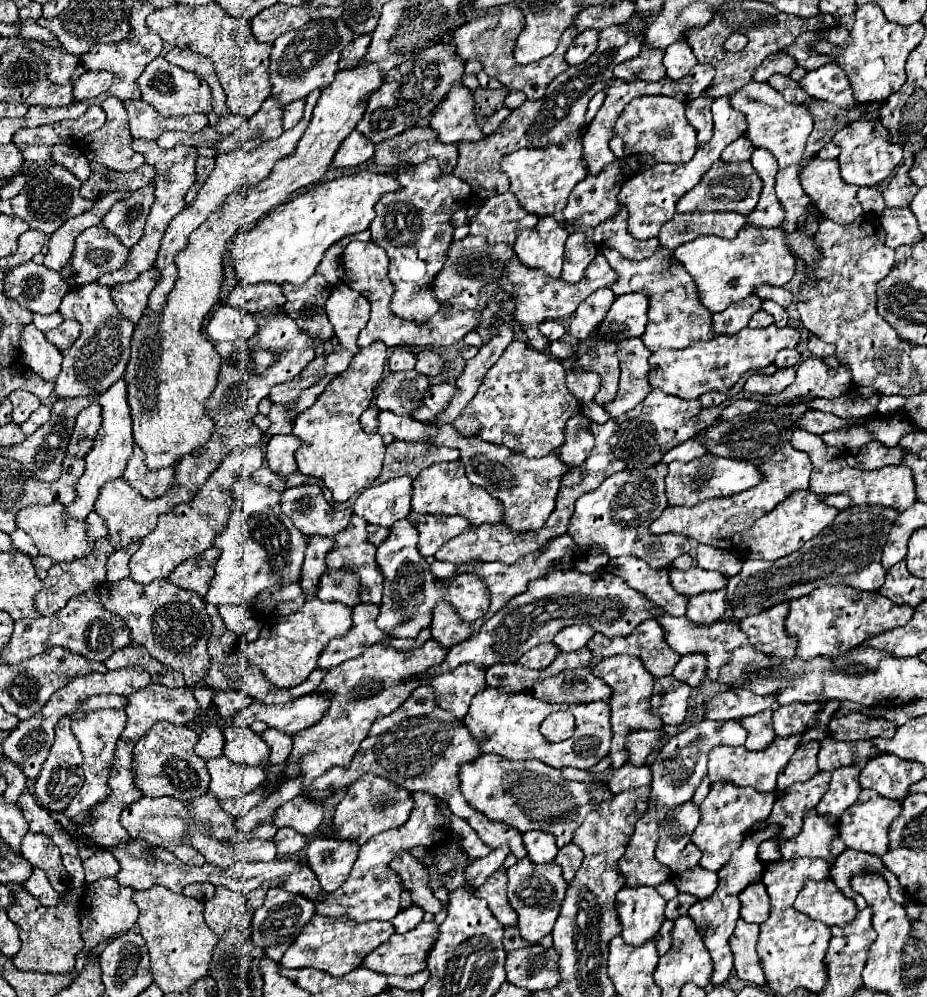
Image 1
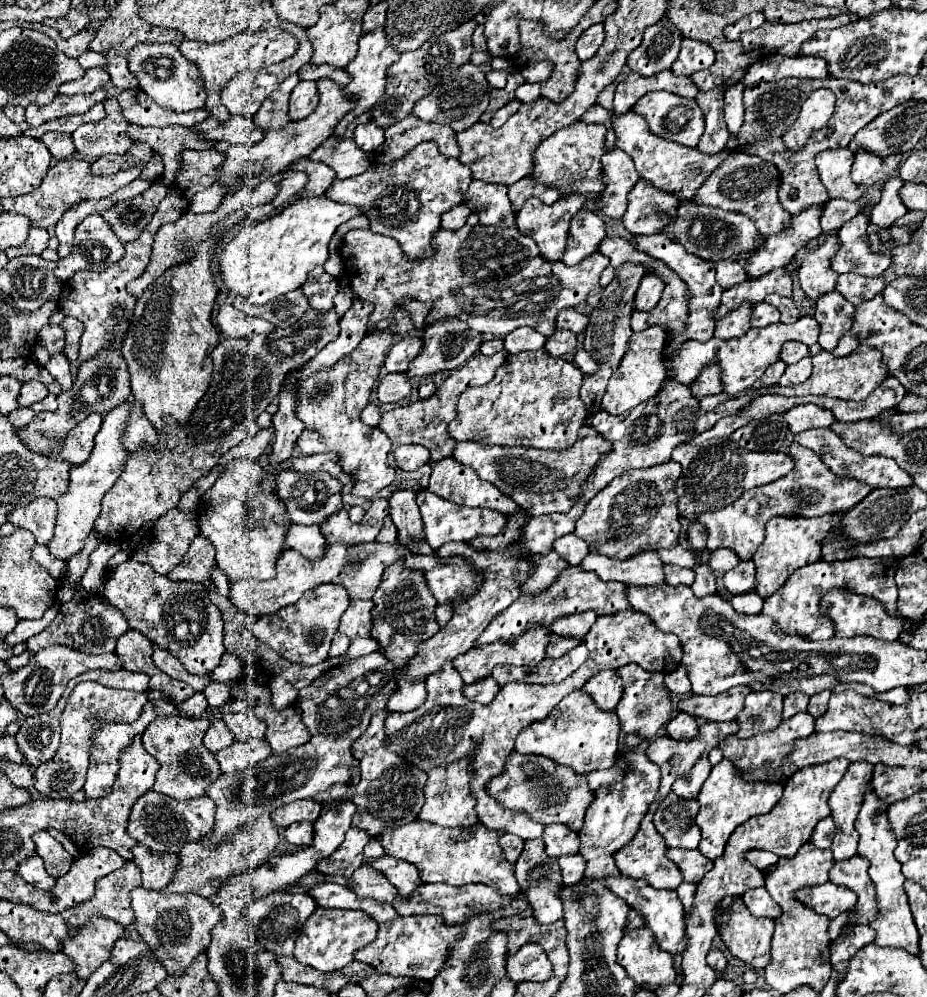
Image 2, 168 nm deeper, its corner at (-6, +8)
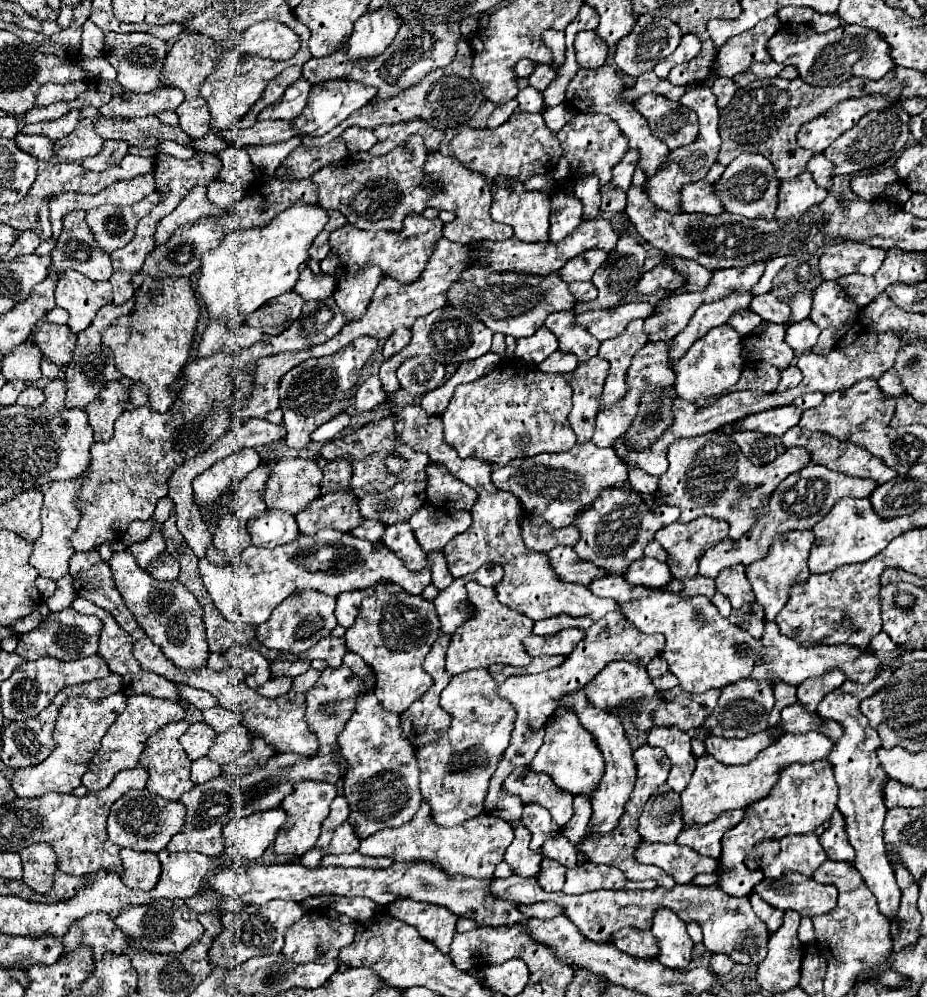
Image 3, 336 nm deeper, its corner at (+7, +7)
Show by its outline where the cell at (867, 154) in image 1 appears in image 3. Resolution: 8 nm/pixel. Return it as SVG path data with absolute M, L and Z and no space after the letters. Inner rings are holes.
M884 168L884 170L878 170L874 174L868 174L868 176L854 176L850 182L850 188L860 198L872 202L872 200L882 196L884 186L890 182L896 182L896 174L892 168Z

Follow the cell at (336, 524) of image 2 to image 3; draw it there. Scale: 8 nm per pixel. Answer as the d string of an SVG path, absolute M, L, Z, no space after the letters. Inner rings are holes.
M346 458L326 464L324 478L320 484L322 496L310 508L296 514L296 522L302 534L316 534L318 530L324 530L324 528L332 528L338 532L352 532L352 528L358 528L358 524L364 522L356 506L356 496L350 492L350 476L352 476L352 466Z

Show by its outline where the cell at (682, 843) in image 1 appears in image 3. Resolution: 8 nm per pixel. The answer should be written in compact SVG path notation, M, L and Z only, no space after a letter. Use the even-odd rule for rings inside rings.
M664 784L648 798L644 812L640 816L638 832L648 842L672 844L676 842L676 836L682 832L682 828L684 820L680 796Z

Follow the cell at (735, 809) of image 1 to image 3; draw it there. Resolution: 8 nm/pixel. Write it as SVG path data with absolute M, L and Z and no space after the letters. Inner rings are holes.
M738 808L734 812L722 812L722 816L718 816L710 824L686 826L680 832L680 836L676 838L676 842L684 844L684 846L690 846L700 856L718 858L720 856L720 840L722 840L722 836L726 834L726 830L736 826L736 822L742 820L744 812L746 812L746 808Z

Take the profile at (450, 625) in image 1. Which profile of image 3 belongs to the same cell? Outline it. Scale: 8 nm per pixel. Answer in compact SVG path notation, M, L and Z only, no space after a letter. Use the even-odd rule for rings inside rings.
M320 530L314 536L300 534L294 542L276 548L248 546L238 566L218 568L202 558L200 572L216 608L232 622L238 622L240 614L240 620L246 624L266 622L274 606L286 596L310 588L328 596L338 596L348 590L366 590L380 580L392 580L410 594L422 594L422 590L432 584L430 570L410 572L382 542L360 540L336 530Z

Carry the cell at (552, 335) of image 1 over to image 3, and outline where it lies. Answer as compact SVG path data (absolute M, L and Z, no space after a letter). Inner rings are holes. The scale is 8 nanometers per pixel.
M574 310L554 312L552 316L546 318L544 326L558 338L560 350L576 354L580 362L598 354L600 342L594 336L590 336L590 332L586 332L586 328L582 328L576 322Z

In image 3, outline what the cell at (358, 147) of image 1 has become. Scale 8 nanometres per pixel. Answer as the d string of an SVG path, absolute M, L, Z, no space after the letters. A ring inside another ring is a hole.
M358 126L346 128L342 138L346 140L346 148L348 148L350 154L354 154L354 152L368 152L376 144L374 132L366 130L366 128L358 128Z

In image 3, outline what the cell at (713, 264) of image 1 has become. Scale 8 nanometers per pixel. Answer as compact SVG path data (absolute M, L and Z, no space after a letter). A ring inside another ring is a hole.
M746 152L734 158L726 166L724 174L718 178L718 184L714 184L714 192L718 192L718 198L722 200L726 212L748 216L752 220L774 218L774 210L778 206L778 188L780 182L774 176L772 164L762 154L746 154Z

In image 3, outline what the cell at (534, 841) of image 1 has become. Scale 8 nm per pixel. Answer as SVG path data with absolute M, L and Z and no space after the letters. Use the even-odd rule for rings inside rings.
M556 834L550 840L546 840L546 844L542 844L542 854L546 858L558 860L566 868L574 868L576 860L578 860L578 854L576 854L574 846L570 844L570 840L564 834Z

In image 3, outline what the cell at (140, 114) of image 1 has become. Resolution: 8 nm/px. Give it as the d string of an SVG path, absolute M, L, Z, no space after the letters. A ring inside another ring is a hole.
M158 88L148 94L132 94L122 92L112 96L112 100L100 108L104 118L142 118L142 116L158 116L160 112L174 112L184 100L184 92L178 88Z

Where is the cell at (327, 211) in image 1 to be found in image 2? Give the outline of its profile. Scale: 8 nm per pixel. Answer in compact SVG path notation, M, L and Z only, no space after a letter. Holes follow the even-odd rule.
M321 195L321 197L311 197L305 201L299 199L293 205L285 207L279 215L265 219L265 221L257 223L255 227L243 227L237 233L237 237L225 245L225 249L219 257L219 273L221 273L223 285L227 287L229 295L243 297L253 307L265 305L271 299L285 295L293 289L301 289L301 285L307 281L309 271L327 261L327 257L329 257L327 245L329 245L335 229L351 217L353 217L351 205L341 205L341 203L335 203L335 201L327 199L325 195Z

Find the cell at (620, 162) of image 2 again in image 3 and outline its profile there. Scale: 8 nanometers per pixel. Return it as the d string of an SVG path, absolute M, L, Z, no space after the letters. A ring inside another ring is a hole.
M628 150L626 156L612 168L612 182L614 186L628 190L632 186L632 174L636 168L636 160L638 160L638 152L636 150Z

